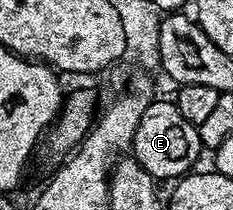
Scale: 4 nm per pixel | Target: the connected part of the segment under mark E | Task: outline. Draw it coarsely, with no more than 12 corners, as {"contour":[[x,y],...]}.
{"contour":[[155,98],[130,151],[156,181],[198,165],[197,125],[170,99]]}

